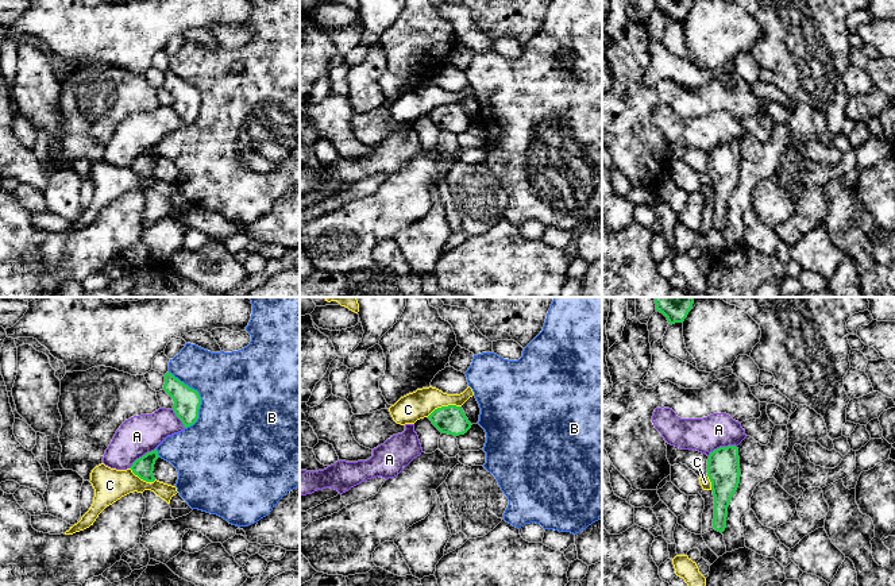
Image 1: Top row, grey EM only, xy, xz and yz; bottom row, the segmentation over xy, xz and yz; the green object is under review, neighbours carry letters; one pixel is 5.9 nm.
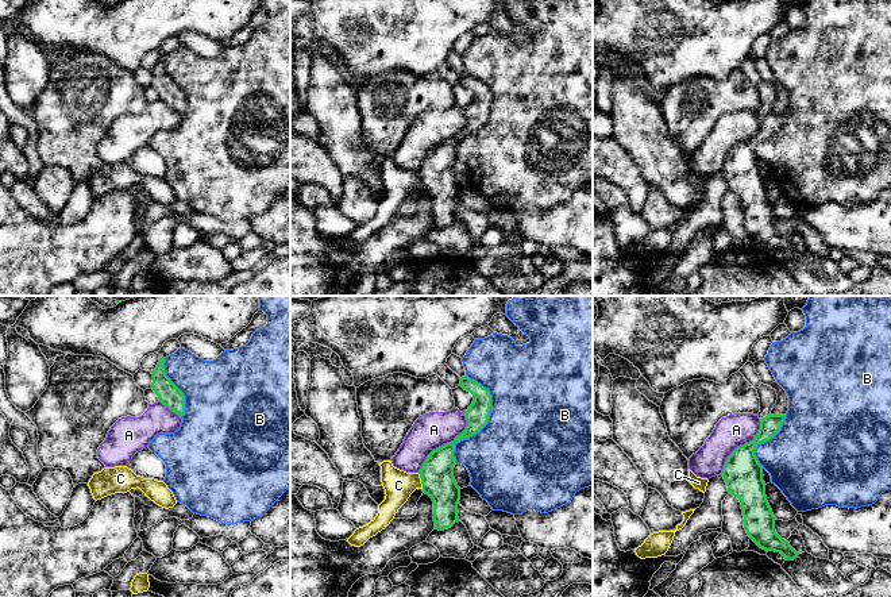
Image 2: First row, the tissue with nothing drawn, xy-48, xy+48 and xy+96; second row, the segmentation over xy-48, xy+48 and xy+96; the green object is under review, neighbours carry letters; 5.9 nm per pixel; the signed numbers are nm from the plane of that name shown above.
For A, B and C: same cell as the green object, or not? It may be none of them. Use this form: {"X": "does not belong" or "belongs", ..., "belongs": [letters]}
{"A": "does not belong", "B": "does not belong", "C": "does not belong", "belongs": []}

